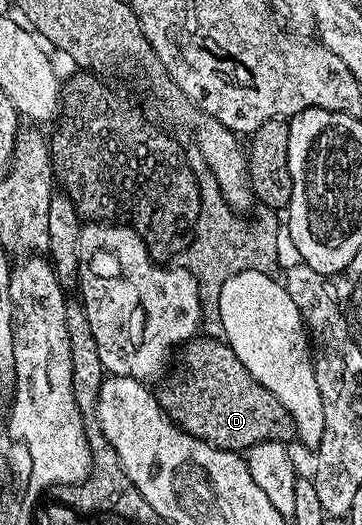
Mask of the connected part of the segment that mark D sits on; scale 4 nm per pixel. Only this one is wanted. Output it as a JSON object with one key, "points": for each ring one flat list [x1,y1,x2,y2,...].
{"points":[[199,334,193,340,183,344,172,371,158,386,156,395,162,409,185,432,208,442,213,448,242,454,252,445,265,440,290,442,290,439,293,441,298,435,298,428,294,425,292,414,284,406,284,402,280,402,280,398,272,394,272,390,268,390,263,384,256,382,252,374,248,374,244,362,236,358,236,354,230,349,225,339]]}

